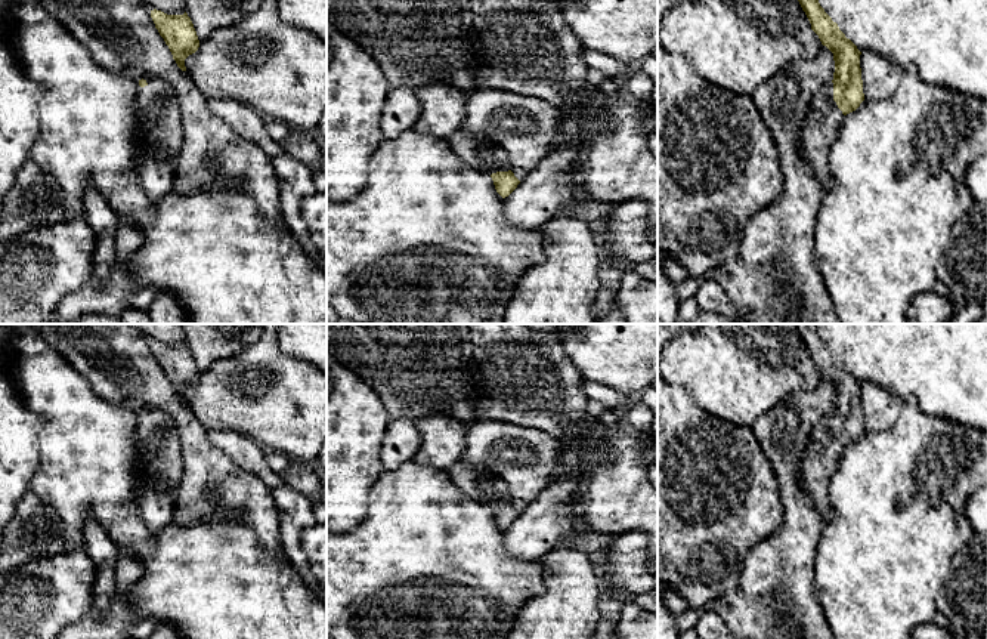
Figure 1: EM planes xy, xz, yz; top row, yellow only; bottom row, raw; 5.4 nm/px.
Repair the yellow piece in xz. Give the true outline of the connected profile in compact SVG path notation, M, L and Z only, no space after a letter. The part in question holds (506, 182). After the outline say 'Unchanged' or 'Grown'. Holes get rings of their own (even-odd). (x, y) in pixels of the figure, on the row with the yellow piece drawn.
M461 127L446 142L470 167L488 173L496 192L505 198L520 183L511 172L507 151L496 142Z. Grown

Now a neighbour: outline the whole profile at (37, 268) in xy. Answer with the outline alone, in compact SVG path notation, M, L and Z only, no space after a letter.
M83 216L0 241L0 324L46 324L64 296L90 281L95 247L96 235Z

